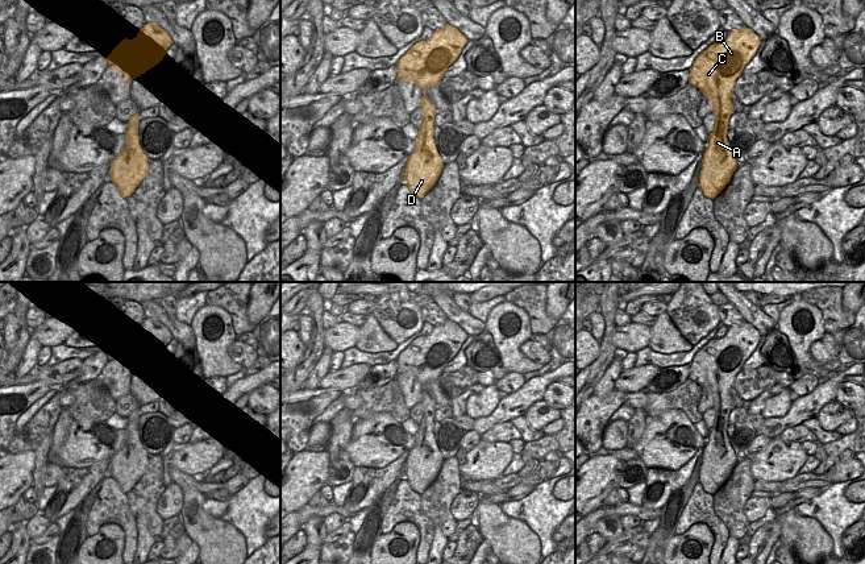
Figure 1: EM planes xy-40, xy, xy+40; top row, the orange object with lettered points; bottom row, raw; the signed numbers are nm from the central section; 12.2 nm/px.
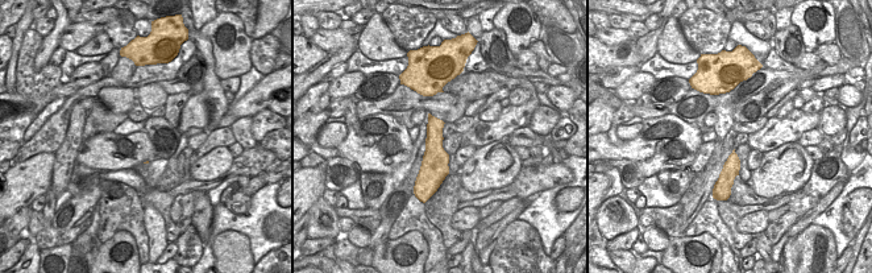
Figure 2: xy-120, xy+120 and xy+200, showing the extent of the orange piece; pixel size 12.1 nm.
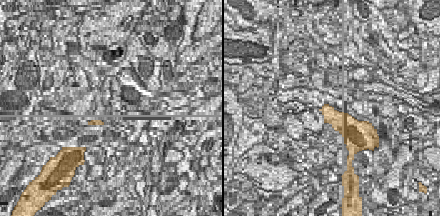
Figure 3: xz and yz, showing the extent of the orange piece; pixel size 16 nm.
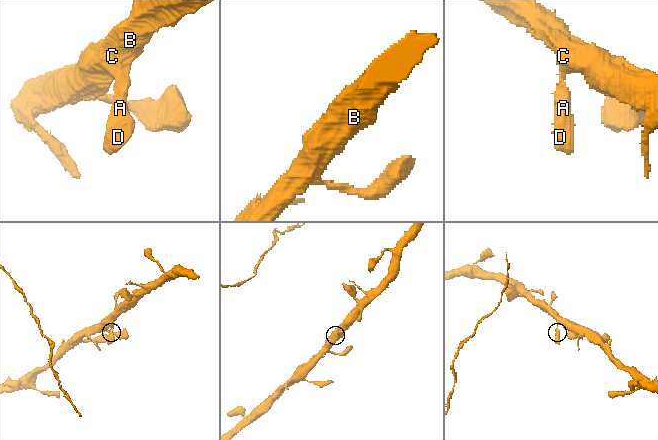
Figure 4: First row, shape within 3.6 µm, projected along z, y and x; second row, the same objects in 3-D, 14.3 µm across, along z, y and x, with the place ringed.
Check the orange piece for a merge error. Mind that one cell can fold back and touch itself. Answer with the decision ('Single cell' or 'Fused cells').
Single cell.

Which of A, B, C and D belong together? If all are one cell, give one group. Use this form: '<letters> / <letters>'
A B C D

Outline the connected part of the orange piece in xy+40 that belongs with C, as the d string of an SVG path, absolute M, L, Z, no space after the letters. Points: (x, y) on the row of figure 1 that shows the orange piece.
M748 26L733 29L721 43L712 43L693 62L689 84L696 87L711 103L714 130L703 152L698 187L714 200L729 183L737 169L727 138L733 113L732 94L737 78L754 57L761 38Z

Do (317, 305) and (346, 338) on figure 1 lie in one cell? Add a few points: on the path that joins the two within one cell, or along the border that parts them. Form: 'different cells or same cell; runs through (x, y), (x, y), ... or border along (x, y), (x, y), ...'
different cells; border along (323, 330), (324, 345)

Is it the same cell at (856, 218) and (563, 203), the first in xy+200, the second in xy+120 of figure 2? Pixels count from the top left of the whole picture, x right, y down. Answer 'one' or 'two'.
one

